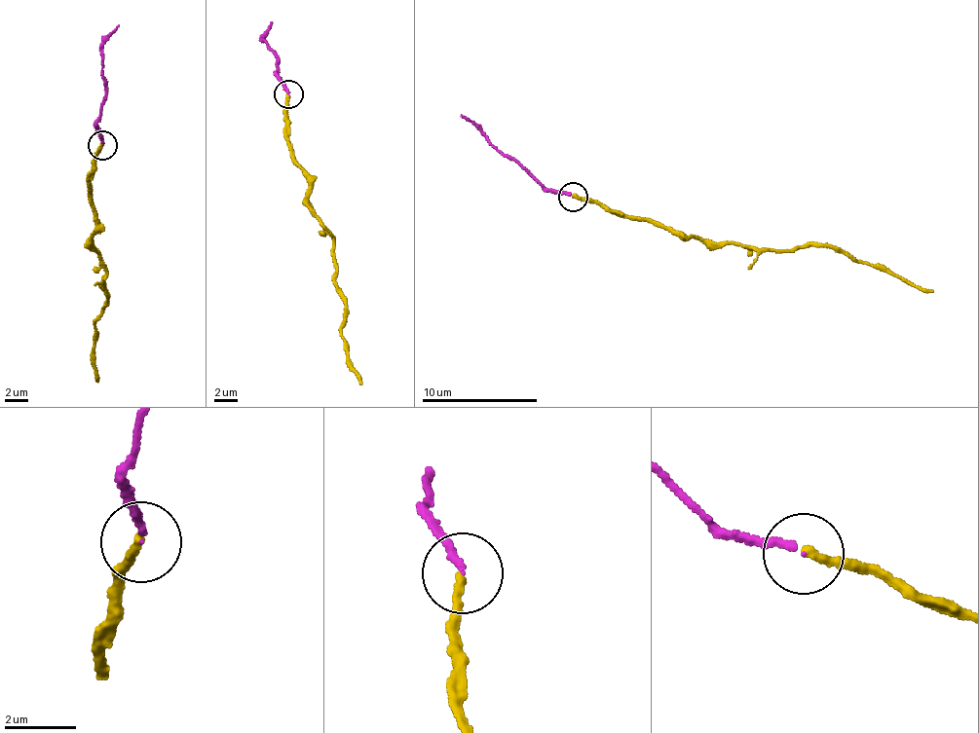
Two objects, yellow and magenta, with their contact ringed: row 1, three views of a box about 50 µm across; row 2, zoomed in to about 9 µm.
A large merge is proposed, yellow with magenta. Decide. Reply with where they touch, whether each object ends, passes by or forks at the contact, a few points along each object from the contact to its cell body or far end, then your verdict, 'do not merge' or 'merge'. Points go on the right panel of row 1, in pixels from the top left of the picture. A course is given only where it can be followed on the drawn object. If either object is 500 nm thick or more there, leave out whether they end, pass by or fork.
at (573, 197); yellow ends there; magenta ends there; yellow runs (572, 196), (652, 220), (680, 232), (755, 250), (841, 247), (853, 259), (883, 265), (911, 282), (933, 290); magenta runs (572, 196), (536, 184), (460, 115); merge

